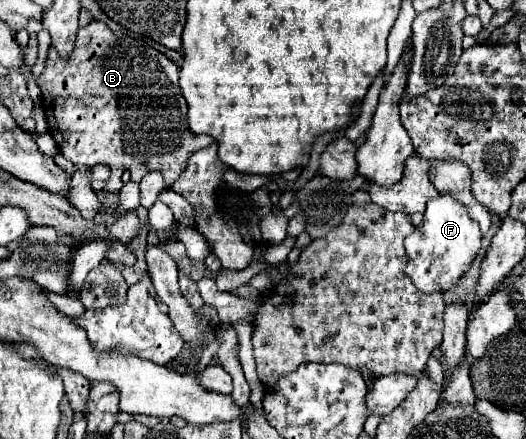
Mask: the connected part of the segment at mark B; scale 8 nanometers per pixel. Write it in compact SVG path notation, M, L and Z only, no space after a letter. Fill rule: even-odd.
M91 21L89 25L79 27L75 47L69 57L61 57L51 45L45 73L37 79L37 85L41 87L41 101L45 107L49 133L57 141L63 157L71 159L77 165L77 173L73 175L73 185L77 187L71 187L73 191L69 203L75 205L81 215L87 215L87 211L83 211L87 209L87 201L79 199L87 199L89 189L85 189L85 181L89 185L87 171L91 165L101 163L111 169L105 187L111 193L119 193L119 189L123 187L121 175L125 169L129 169L129 163L133 161L139 161L141 177L149 171L161 171L165 173L167 187L171 187L177 175L185 169L185 157L201 147L207 147L213 141L213 137L209 135L193 135L187 127L187 103L179 89L179 67L165 53L159 53L143 39L115 39L115 33L103 21Z

